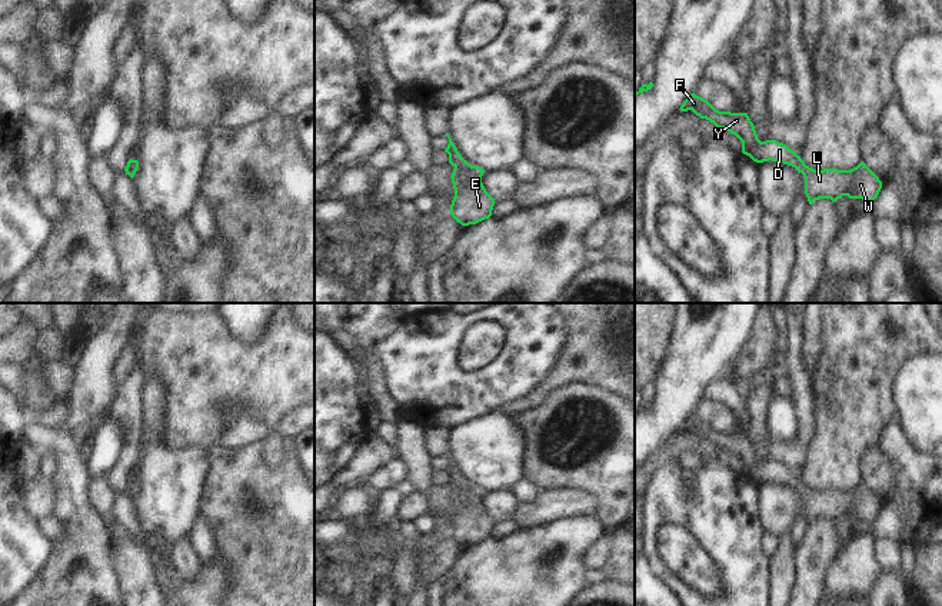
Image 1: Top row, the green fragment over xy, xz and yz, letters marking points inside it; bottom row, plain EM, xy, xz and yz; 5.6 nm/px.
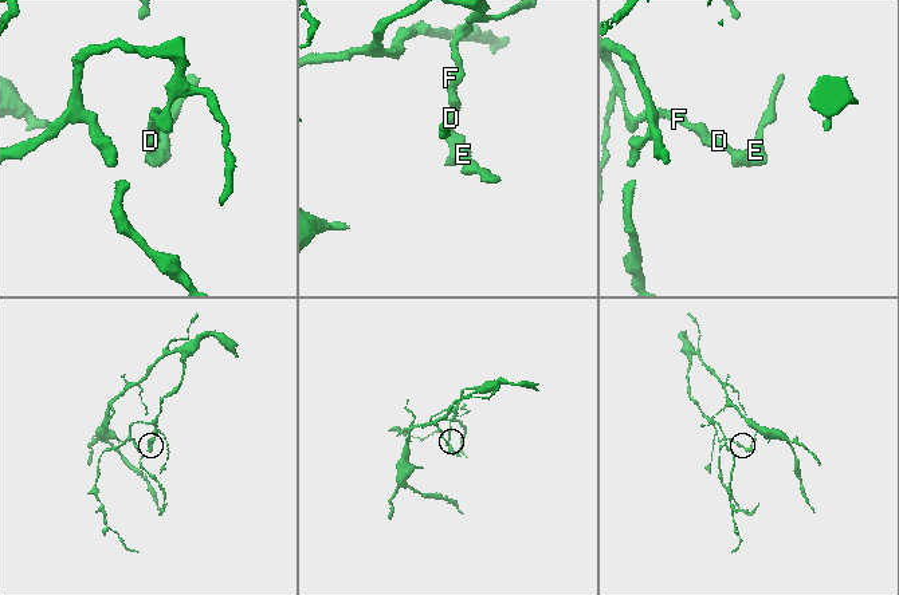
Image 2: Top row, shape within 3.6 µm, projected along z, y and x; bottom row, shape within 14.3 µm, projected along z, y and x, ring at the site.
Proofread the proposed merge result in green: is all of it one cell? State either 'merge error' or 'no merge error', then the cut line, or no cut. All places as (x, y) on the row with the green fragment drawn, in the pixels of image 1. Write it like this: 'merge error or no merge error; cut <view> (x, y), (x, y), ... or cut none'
no merge error; cut none

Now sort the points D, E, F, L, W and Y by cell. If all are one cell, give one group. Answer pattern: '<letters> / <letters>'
D E F L W Y

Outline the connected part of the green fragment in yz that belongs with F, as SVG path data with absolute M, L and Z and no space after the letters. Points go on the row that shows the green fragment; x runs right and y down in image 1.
M695 93L683 101L679 110L692 110L718 129L735 134L742 141L742 153L756 163L772 160L795 167L798 173L803 174L809 204L819 199L836 202L842 196L873 202L882 189L879 177L863 162L851 170L815 170L806 166L800 156L786 144L776 140L760 141L748 113L719 111Z

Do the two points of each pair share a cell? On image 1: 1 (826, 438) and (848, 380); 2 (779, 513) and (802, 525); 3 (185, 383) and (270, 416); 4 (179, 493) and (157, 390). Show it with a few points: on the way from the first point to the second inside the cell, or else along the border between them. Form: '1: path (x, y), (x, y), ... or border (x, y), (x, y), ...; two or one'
1: path (841, 423), (848, 416), (848, 395); one
2: border (804, 509), (789, 532); two
3: path (206, 383), (239, 383), (250, 395); one
4: path (160, 468), (153, 453), (153, 416); one

